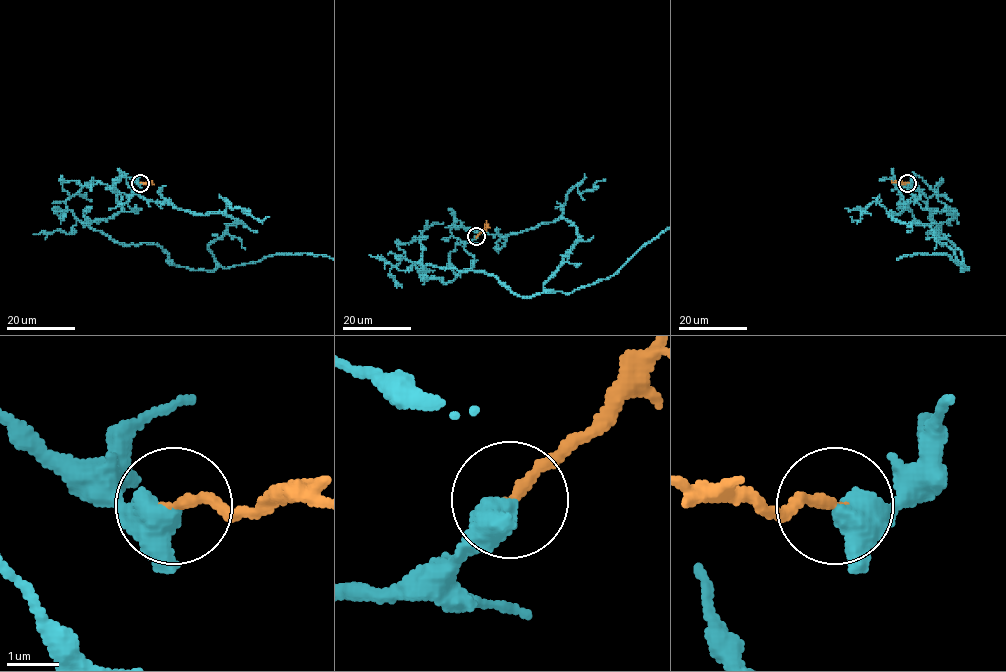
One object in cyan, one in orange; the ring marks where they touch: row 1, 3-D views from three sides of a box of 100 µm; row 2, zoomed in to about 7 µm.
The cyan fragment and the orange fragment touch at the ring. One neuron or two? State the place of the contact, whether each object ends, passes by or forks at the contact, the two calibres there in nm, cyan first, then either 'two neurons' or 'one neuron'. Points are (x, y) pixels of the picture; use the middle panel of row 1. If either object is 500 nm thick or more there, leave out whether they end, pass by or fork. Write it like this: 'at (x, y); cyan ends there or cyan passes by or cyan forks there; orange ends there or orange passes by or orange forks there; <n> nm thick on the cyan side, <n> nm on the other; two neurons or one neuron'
at (476, 236); cyan passes by; orange ends there; 420 nm thick on the cyan side, 200 nm on the other; one neuron

